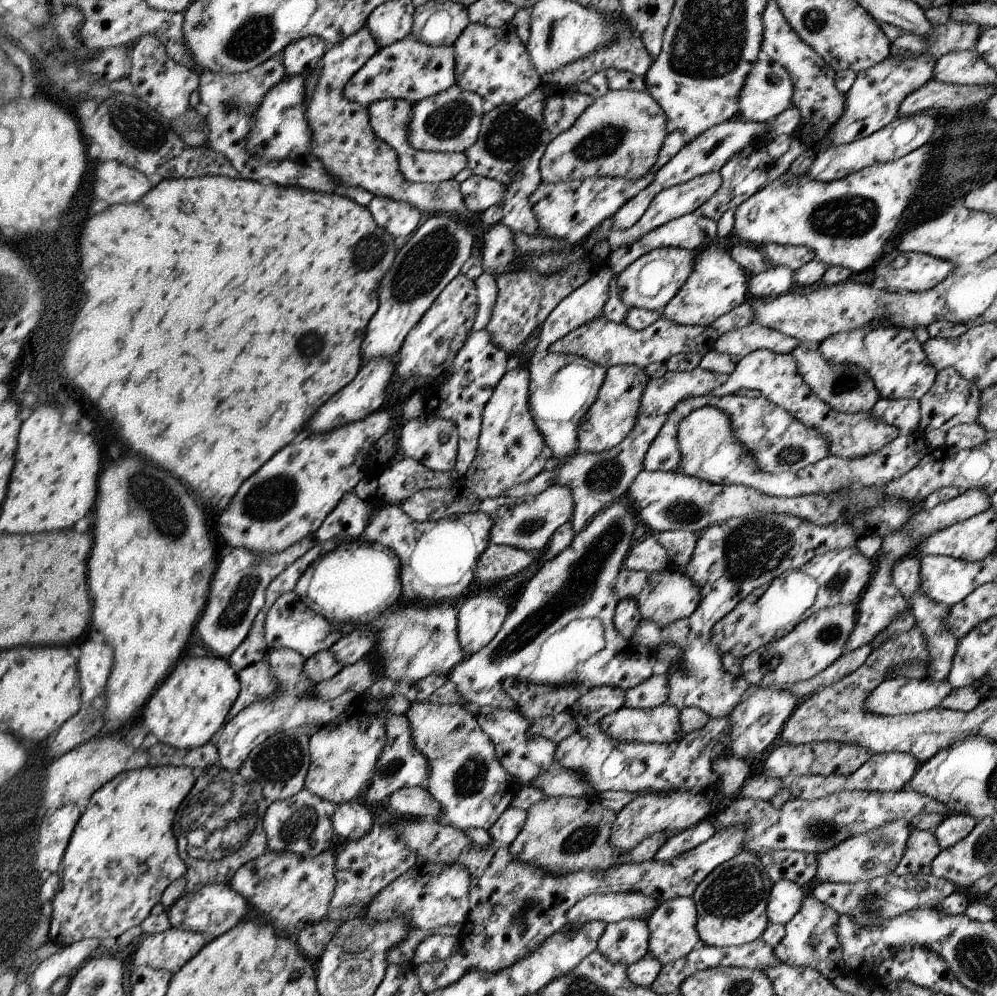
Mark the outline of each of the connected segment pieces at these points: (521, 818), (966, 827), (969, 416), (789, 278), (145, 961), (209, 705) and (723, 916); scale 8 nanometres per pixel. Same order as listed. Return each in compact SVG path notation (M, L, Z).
M514 807L508 808L488 830L494 845L500 848L509 847L519 836L526 820L527 811Z
M946 814L944 820L933 830L933 835L941 850L946 850L964 840L974 830L977 822L968 815Z
M948 367L937 371L934 384L920 401L920 422L919 425L925 433L934 428L947 432L953 426L964 423L976 423L980 410L981 390L976 383L968 382L962 378L955 368Z
M767 265L763 273L752 275L748 285L749 298L773 299L787 293L794 283L795 271L791 268L778 265Z
M171 926L160 934L146 936L134 954L133 966L149 966L176 974L207 944L203 934Z
M186 656L176 664L176 670L172 670L172 676L163 680L160 688L144 706L144 714L141 722L148 732L153 732L158 738L158 742L173 746L177 749L195 749L206 745L212 735L223 728L230 708L238 698L240 692L240 682L236 672L228 666L224 660L214 660L216 656Z
M742 851L716 867L691 896L698 906L697 930L702 942L710 946L735 947L760 939L770 924L767 902L774 886L762 859Z

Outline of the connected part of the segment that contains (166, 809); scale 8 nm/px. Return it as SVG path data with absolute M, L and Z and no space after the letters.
M150 765L121 772L92 794L61 858L61 885L52 901L48 941L63 947L84 939L93 939L96 943L110 936L117 939L150 916L150 910L160 902L164 889L187 872L187 863L179 855L179 838L174 838L174 820L194 782L190 767Z

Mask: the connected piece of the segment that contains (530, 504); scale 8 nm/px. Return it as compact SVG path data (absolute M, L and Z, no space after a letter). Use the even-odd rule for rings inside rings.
M552 485L537 495L484 499L479 504L478 512L487 514L491 518L490 545L506 545L523 551L542 553L554 532L571 520L573 510L573 496L569 487Z

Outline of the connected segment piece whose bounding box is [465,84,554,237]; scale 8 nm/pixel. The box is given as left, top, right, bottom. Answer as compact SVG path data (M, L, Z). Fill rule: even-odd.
M542 84L519 101L494 107L490 112L484 113L479 140L470 149L465 150L467 166L472 175L496 179L507 188L506 198L502 204L501 222L515 233L531 237L546 236L539 227L529 198L543 182L539 171L539 160L554 138L546 126L543 115L547 88L547 85Z

